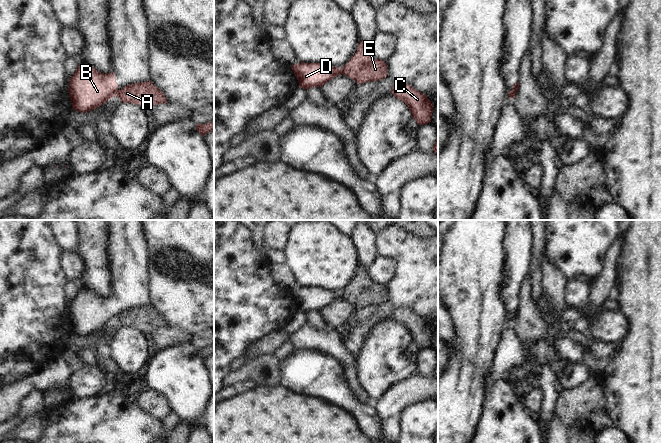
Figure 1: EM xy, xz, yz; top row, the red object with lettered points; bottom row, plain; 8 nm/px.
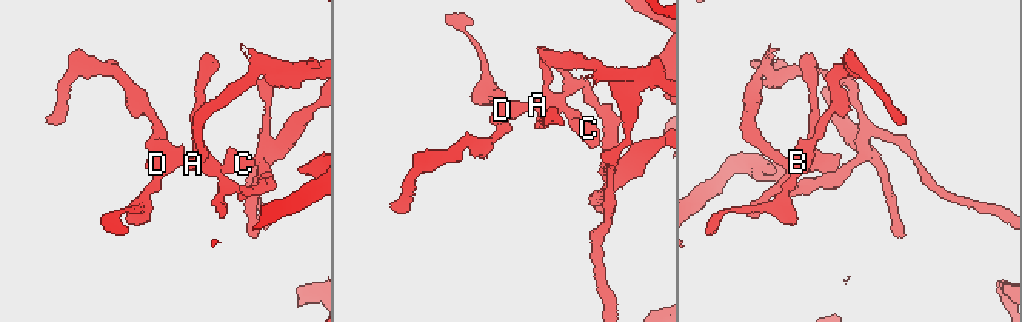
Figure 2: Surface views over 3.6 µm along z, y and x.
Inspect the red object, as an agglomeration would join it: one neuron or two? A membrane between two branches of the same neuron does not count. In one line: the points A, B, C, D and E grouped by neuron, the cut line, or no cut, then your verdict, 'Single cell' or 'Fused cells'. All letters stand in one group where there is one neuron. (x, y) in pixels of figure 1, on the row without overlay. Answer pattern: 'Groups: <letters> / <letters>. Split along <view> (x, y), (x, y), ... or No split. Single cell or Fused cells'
Groups: A C E / B D. Split along xz (341, 292), (343, 297). Fused cells.

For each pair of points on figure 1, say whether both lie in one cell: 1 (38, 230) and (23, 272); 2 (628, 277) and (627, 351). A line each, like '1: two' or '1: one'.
1: one
2: one

